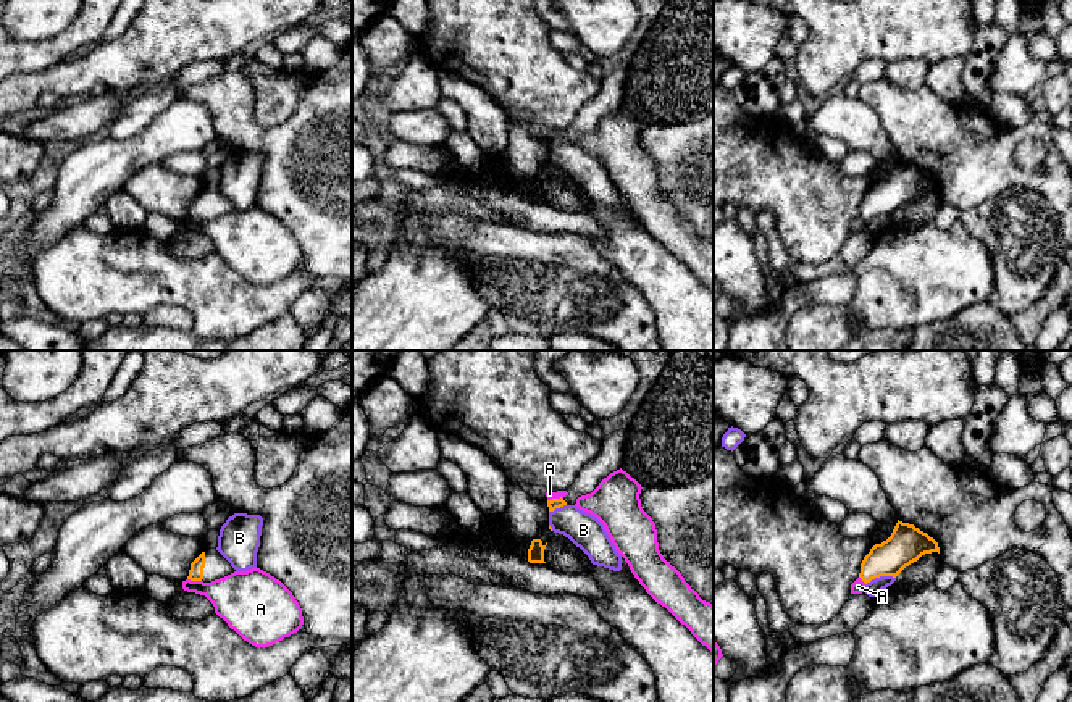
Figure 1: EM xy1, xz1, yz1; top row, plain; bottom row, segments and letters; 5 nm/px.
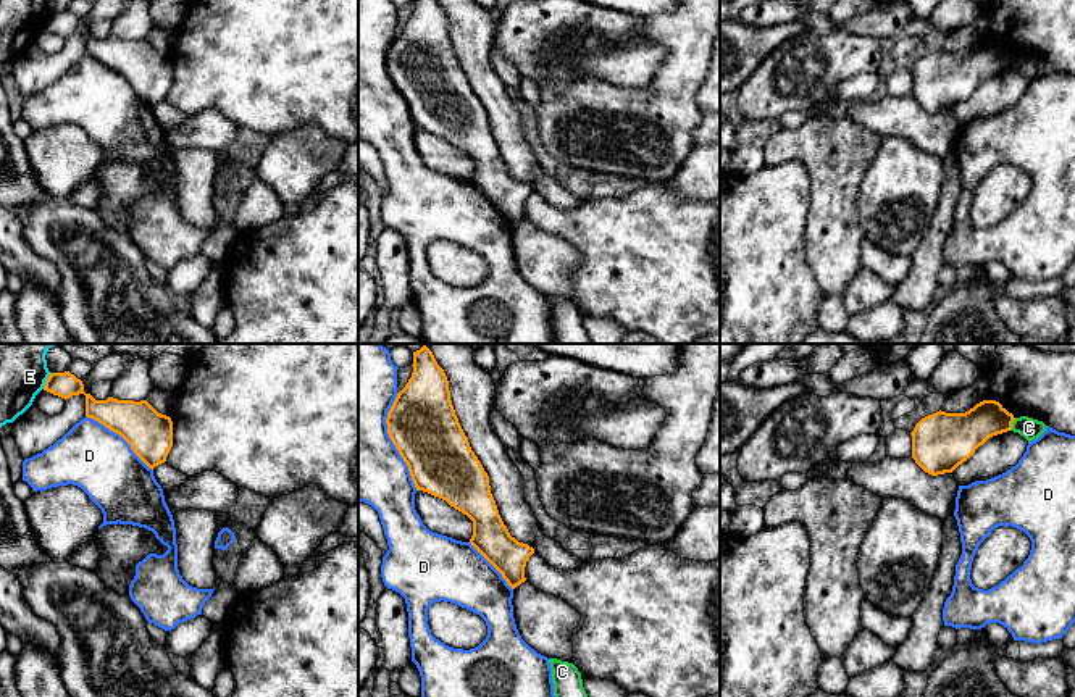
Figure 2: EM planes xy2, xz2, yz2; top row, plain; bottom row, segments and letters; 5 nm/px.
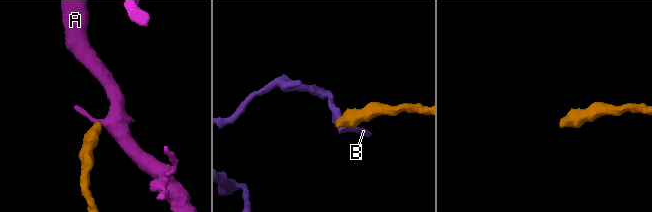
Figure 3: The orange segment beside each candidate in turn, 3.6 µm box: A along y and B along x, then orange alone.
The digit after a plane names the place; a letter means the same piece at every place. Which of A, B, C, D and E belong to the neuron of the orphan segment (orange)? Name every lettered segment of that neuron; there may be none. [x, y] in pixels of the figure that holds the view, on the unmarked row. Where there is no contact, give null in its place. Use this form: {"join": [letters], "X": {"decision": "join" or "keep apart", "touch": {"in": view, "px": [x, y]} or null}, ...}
{"join": ["C"], "A": {"decision": "keep apart", "touch": {"in": "xz1", "px": [554, 137]}}, "B": {"decision": "keep apart", "touch": {"in": "yz1", "px": [880, 213]}}, "C": {"decision": "join", "touch": {"in": "yz2", "px": [1011, 63]}}, "D": {"decision": "keep apart", "touch": {"in": "xz2", "px": [391, 78]}}, "E": {"decision": "keep apart", "touch": {"in": "xy2", "px": [46, 20]}}}

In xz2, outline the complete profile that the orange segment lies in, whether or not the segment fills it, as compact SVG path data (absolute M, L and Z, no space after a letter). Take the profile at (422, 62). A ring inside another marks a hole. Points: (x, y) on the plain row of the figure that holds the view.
M413 0L413 11L397 32L387 56L387 73L408 105L416 129L445 139L473 160L470 182L502 213L515 227L525 216L525 205L534 187L518 181L504 163L491 132L489 115L470 86L455 53L449 19L437 0Z

